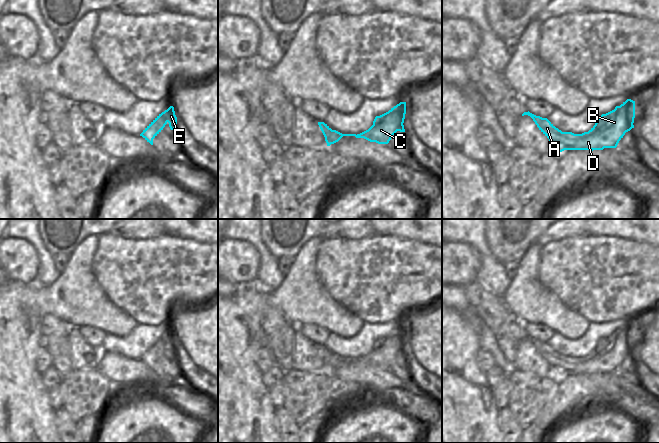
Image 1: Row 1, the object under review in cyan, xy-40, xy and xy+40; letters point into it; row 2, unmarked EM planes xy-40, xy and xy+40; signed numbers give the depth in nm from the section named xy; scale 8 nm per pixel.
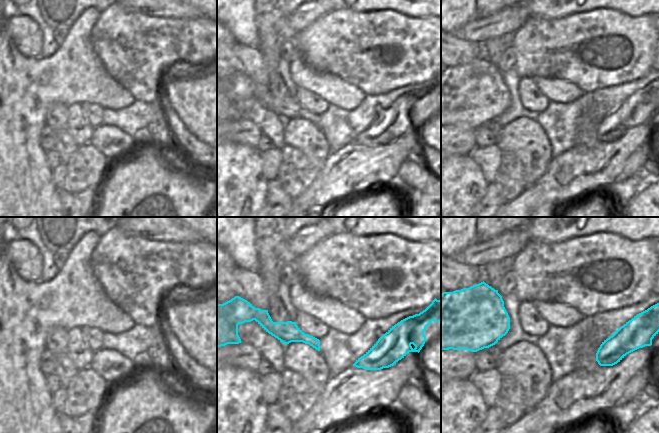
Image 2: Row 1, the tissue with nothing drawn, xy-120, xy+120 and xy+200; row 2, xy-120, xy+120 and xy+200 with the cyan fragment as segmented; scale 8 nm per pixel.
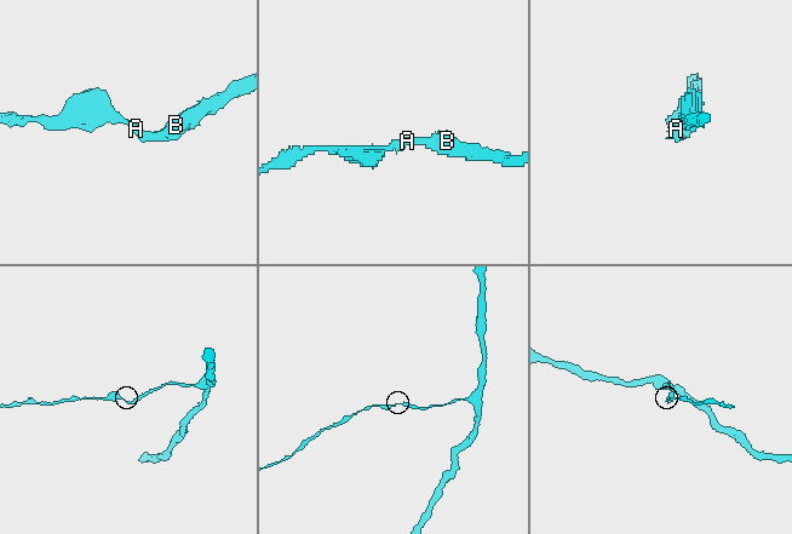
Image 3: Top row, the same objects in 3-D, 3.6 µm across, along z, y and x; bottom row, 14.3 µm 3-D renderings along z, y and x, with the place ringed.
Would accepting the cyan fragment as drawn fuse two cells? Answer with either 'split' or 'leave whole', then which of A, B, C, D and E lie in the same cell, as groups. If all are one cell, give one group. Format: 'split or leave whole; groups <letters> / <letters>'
leave whole; groups A B C D E

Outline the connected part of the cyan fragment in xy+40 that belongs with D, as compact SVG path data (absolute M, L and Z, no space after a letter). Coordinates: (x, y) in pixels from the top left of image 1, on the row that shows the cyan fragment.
M627 99L614 110L602 114L595 125L582 134L562 132L547 118L524 112L522 116L530 116L539 130L549 139L558 152L564 150L603 150L616 148L626 132L634 128L635 101Z

